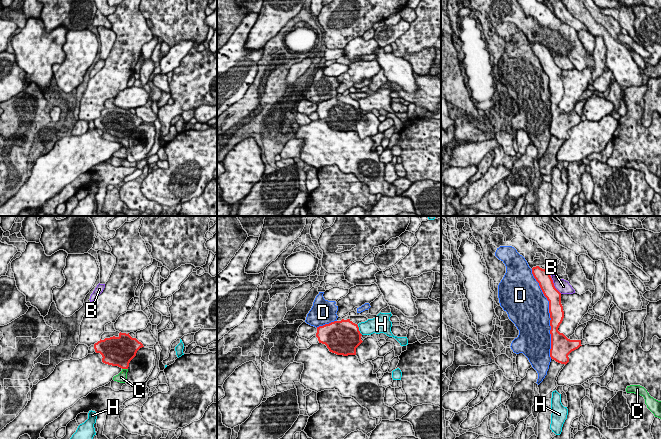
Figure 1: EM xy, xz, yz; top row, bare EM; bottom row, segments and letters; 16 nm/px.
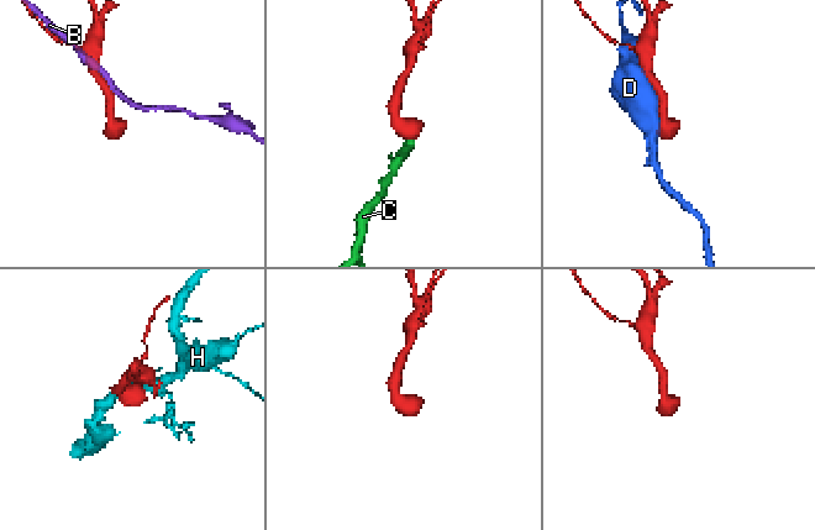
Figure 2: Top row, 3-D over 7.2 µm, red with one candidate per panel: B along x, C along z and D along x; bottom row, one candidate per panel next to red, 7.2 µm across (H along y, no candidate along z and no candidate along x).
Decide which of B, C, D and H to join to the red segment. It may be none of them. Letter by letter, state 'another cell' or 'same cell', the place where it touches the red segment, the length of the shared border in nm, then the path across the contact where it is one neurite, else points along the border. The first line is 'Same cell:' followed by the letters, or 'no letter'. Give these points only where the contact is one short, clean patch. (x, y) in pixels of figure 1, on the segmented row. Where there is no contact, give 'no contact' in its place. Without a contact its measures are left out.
Same cell: C
B: another cell | yz (553, 285) | 340 nm
C: same cell | xy (125, 368) | 100 nm | across xy (120, 354), (125, 368), (121, 377)
D: another cell | yz (550, 314) | 1500 nm
H: another cell | xz (358, 330) | 180 nm | along xz (357, 325), (362, 334)

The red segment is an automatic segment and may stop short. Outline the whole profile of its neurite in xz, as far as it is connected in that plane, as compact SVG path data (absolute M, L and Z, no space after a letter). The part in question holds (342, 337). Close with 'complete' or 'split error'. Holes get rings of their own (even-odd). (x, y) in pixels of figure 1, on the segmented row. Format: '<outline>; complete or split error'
M350 319L334 321L317 327L316 337L330 352L337 355L356 355L356 348L363 342L357 324Z; complete

